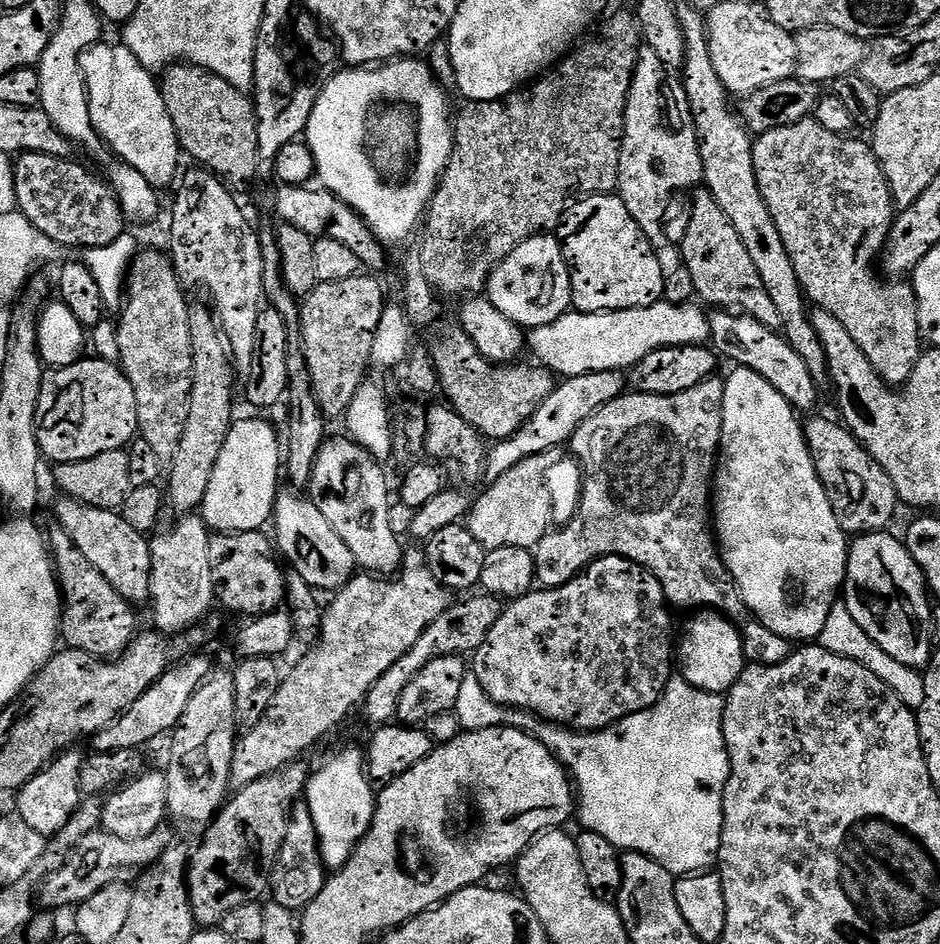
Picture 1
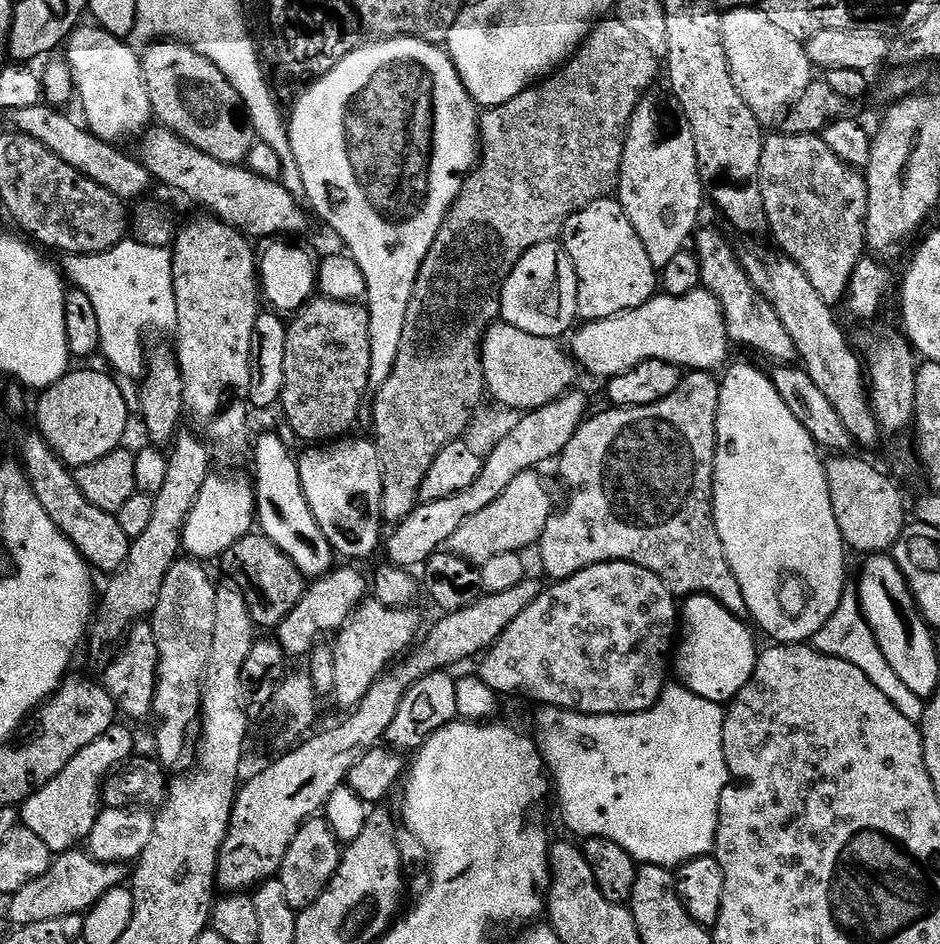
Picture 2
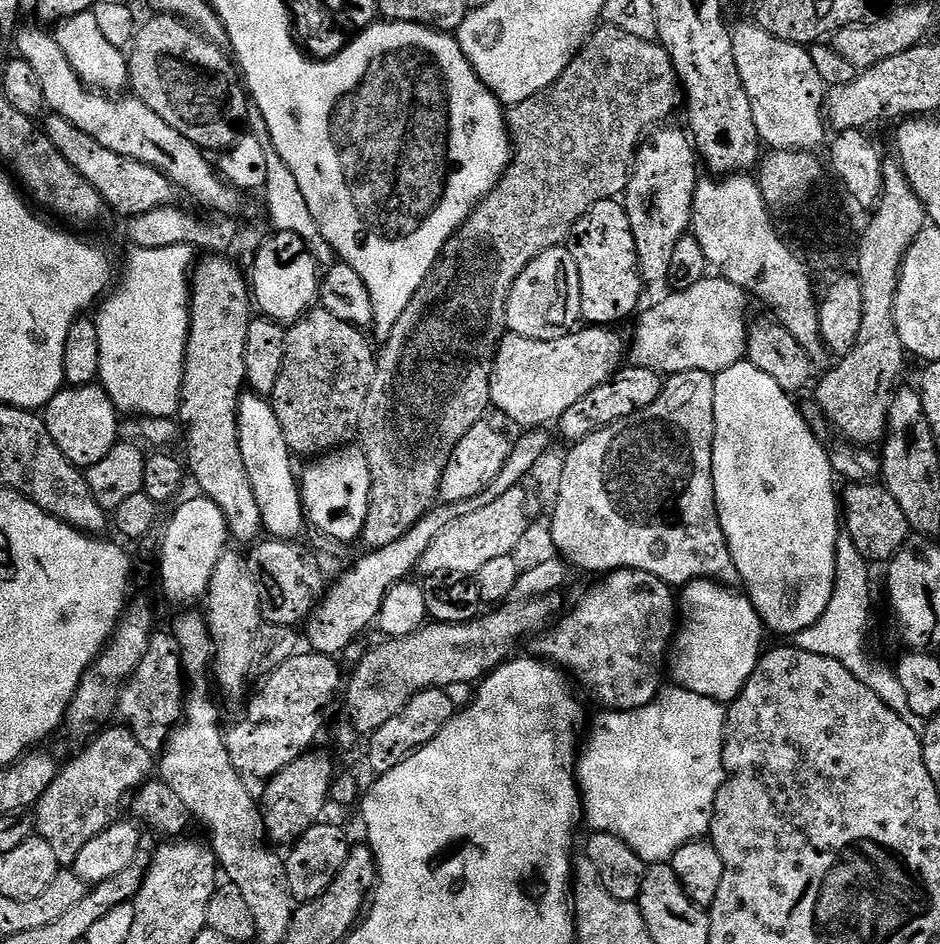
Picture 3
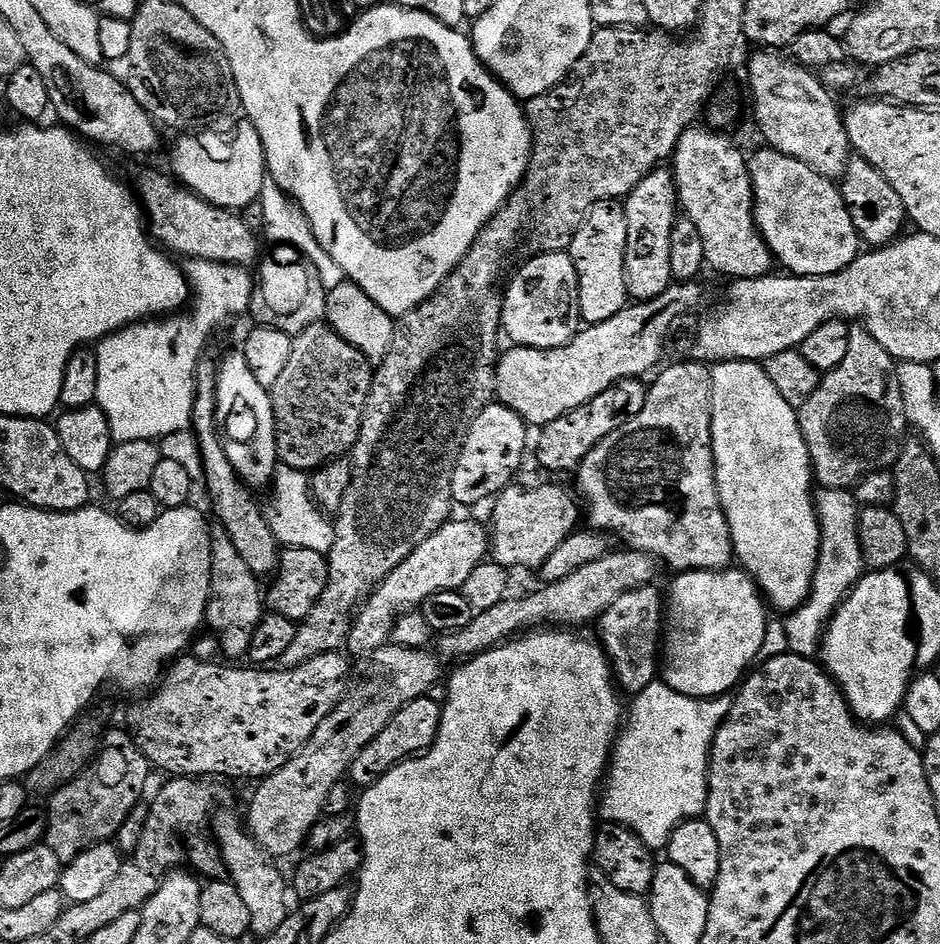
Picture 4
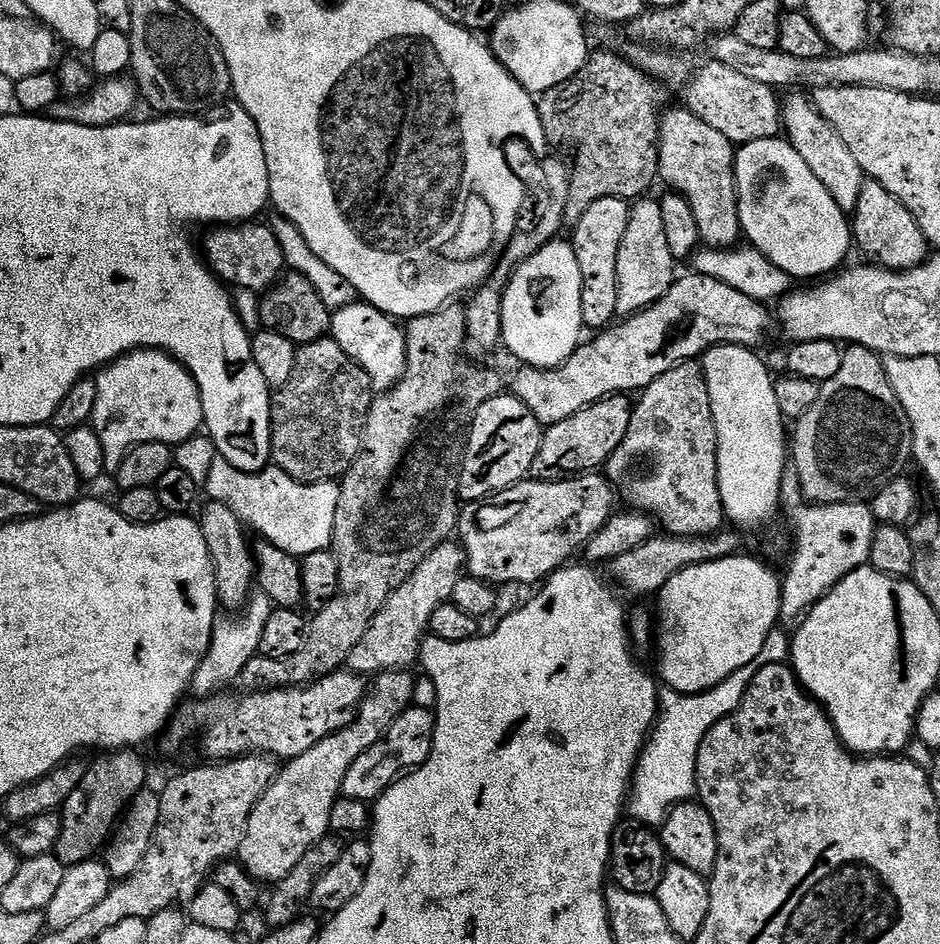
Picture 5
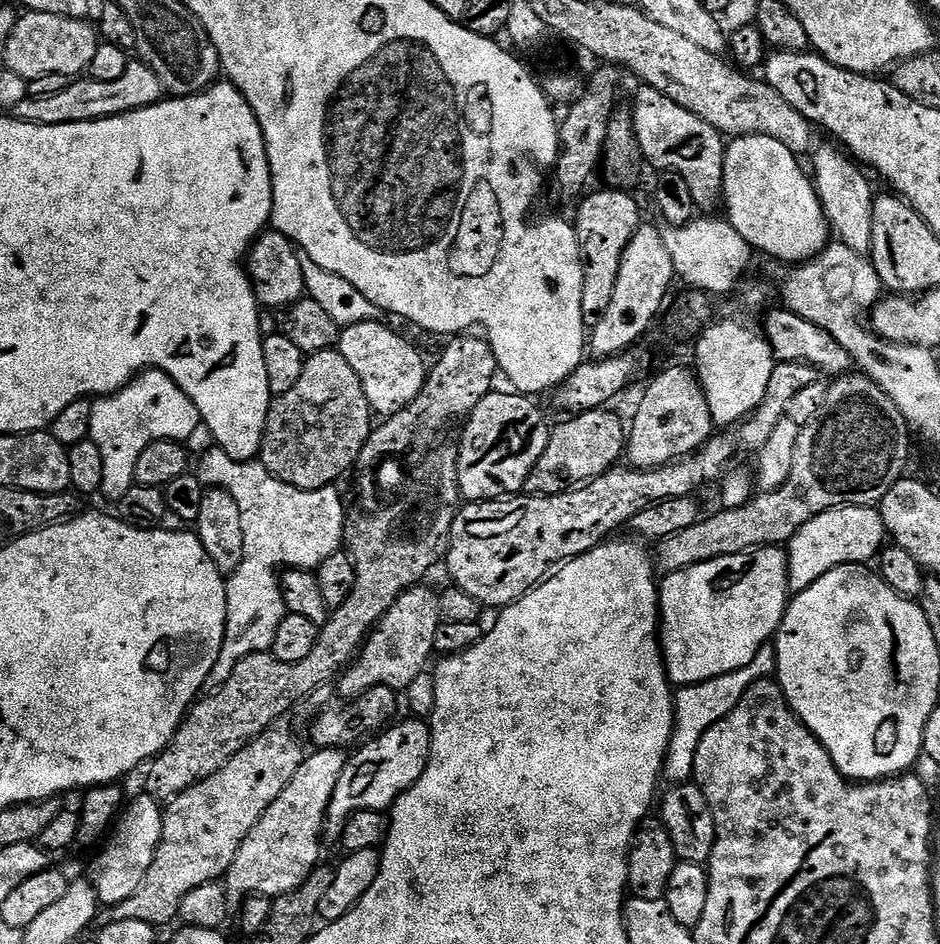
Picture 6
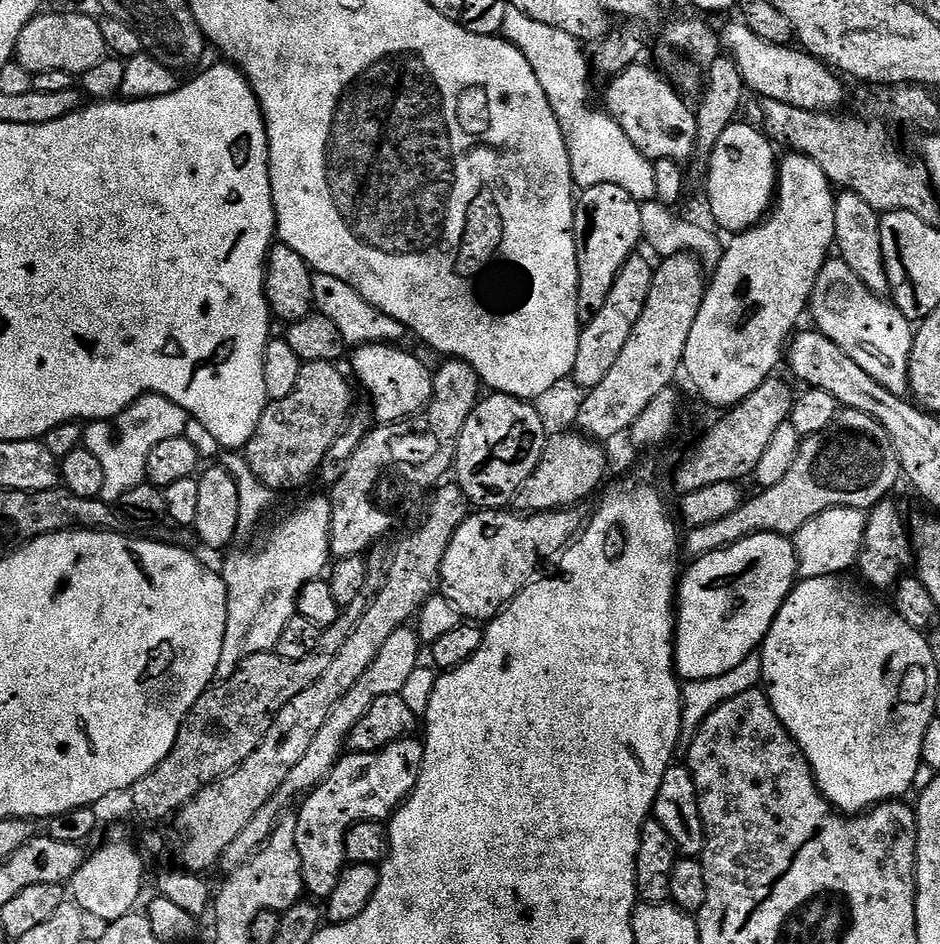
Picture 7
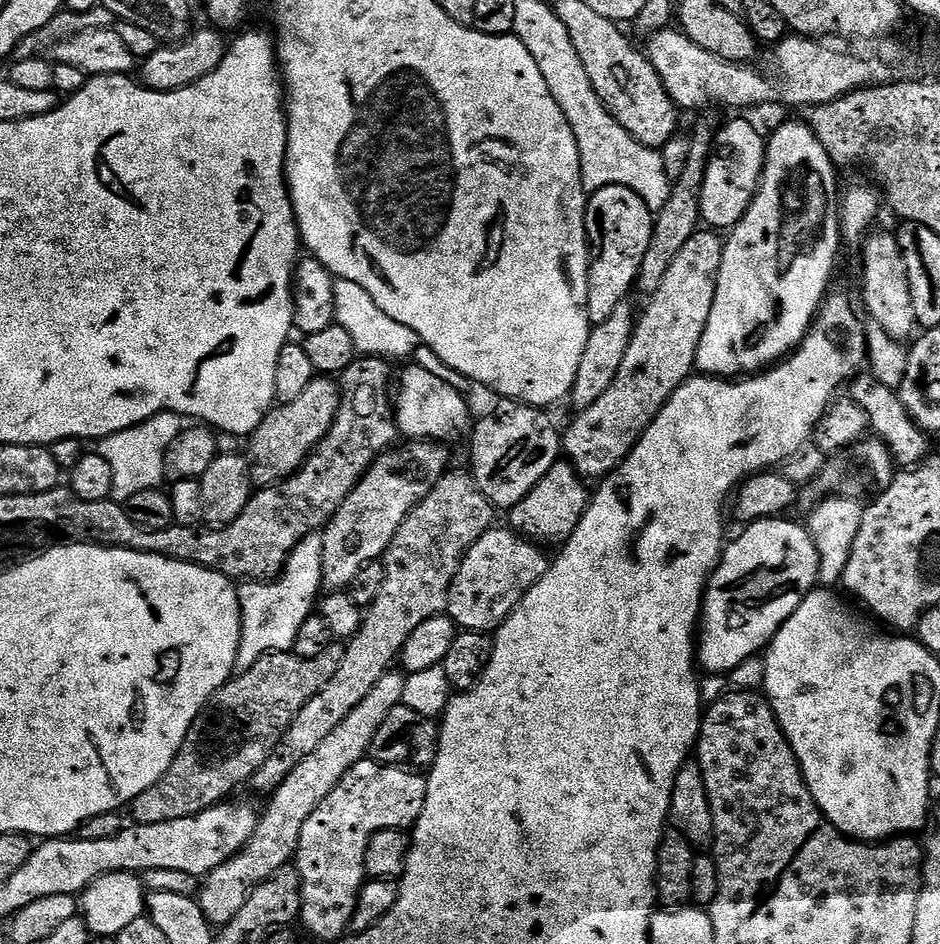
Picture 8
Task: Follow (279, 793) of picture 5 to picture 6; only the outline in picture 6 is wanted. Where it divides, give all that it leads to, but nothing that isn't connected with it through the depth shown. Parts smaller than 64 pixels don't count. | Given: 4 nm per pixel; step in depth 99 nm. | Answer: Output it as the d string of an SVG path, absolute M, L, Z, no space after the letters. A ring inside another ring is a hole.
M316 748L313 753L305 755L298 774L270 802L270 810L258 818L258 826L246 834L246 842L242 842L226 877L229 905L239 905L249 896L290 894L321 863L320 835L325 835L330 798L334 798L334 786L338 786L349 757L342 748Z

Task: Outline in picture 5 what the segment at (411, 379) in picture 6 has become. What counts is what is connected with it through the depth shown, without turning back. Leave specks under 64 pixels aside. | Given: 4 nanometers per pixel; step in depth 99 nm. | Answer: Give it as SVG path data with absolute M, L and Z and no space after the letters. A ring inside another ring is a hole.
M357 302L332 312L331 339L336 340L338 346L342 346L342 350L346 350L346 354L350 354L350 358L354 358L354 362L362 366L362 370L366 370L377 393L388 392L391 388L395 388L406 370L404 334L405 329L393 317L378 310L373 304Z

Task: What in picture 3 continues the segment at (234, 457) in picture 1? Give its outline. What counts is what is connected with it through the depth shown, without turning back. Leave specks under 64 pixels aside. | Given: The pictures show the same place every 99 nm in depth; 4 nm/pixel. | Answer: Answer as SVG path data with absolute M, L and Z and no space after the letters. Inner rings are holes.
M197 495L197 500L188 500L172 516L164 532L164 545L160 548L160 584L172 600L188 604L208 595L211 574L218 564L219 556L229 543L226 518L212 500Z

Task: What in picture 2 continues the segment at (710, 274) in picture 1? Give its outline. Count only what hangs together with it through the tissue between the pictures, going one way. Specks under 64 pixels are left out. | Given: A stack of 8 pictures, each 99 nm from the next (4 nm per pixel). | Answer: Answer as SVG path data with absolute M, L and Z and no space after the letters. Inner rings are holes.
M701 227L694 236L694 251L698 262L702 266L701 285L710 294L714 294L714 298L718 298L718 302L724 311L724 320L728 323L728 338L733 345L742 344L749 348L752 352L761 352L768 360L776 360L777 365L788 366L797 359L796 347L794 346L794 338L790 338L790 334L786 334L786 326L782 326L782 318L778 318L778 310L774 310L774 306L770 306L770 302L760 293L754 286L754 282L750 282L750 278L744 269L744 261L734 249L728 245L728 240L716 228Z

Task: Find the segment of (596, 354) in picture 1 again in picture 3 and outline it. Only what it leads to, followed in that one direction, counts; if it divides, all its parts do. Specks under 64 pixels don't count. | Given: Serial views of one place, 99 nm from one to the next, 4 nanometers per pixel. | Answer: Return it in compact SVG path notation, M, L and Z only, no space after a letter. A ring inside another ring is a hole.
M709 274L702 282L690 286L690 290L669 291L665 300L657 302L653 308L645 307L639 313L640 321L636 324L636 333L630 336L630 360L637 368L654 370L665 377L676 376L679 372L702 370L713 374L741 363L748 351L748 303L750 297L743 288L734 286L734 282L724 279L719 274Z

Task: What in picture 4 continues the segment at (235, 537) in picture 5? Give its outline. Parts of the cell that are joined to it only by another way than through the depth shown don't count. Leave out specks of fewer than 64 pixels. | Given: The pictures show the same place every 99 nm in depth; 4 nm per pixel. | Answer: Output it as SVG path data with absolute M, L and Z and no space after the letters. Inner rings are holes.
M218 522L213 523L209 529L211 534L211 594L208 597L208 614L206 617L207 627L212 627L217 632L218 648L224 652L229 661L236 662L241 658L247 657L250 650L250 642L254 642L254 630L258 630L260 620L266 615L266 600L263 589L260 590L261 581L253 574L250 566L240 557L239 551L235 549L234 542L227 534L225 528Z

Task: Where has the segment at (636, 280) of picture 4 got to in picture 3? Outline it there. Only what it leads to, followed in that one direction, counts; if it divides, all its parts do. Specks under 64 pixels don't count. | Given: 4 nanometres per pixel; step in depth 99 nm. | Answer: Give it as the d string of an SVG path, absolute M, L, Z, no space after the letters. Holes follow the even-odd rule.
M672 126L657 127L637 148L628 188L622 197L634 234L640 278L648 286L667 281L674 246L692 227L692 192L698 183L698 153L689 133L668 127Z

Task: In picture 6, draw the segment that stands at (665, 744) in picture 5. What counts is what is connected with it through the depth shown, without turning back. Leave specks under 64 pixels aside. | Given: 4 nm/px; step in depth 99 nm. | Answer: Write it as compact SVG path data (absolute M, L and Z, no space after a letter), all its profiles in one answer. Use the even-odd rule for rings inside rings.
M772 644L760 648L753 662L750 662L742 670L732 671L730 674L719 675L718 678L710 678L701 684L685 684L675 693L676 724L672 728L672 741L668 747L668 756L664 759L663 775L672 779L672 782L688 782L693 779L692 767L694 766L694 754L698 754L698 742L742 698L742 694L748 692L749 687L759 680L771 677L777 666L776 647Z

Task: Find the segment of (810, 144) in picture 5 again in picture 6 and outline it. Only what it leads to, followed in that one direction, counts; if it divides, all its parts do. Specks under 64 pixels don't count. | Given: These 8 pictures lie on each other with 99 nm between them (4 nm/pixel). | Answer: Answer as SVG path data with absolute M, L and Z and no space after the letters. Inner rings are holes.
M839 147L819 148L815 149L811 157L813 160L810 172L814 177L816 193L824 207L831 231L835 239L850 250L871 253L874 238L874 191L872 192L871 182L864 177L865 169Z

